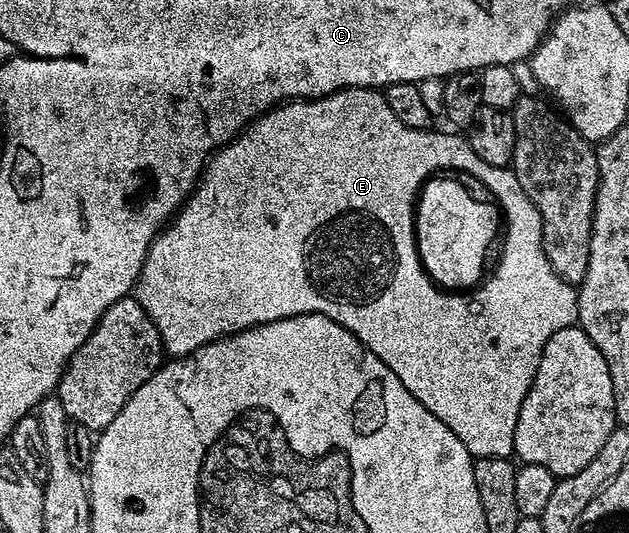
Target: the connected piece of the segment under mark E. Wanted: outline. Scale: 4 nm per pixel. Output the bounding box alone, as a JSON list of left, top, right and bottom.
[135,88,577,458]

